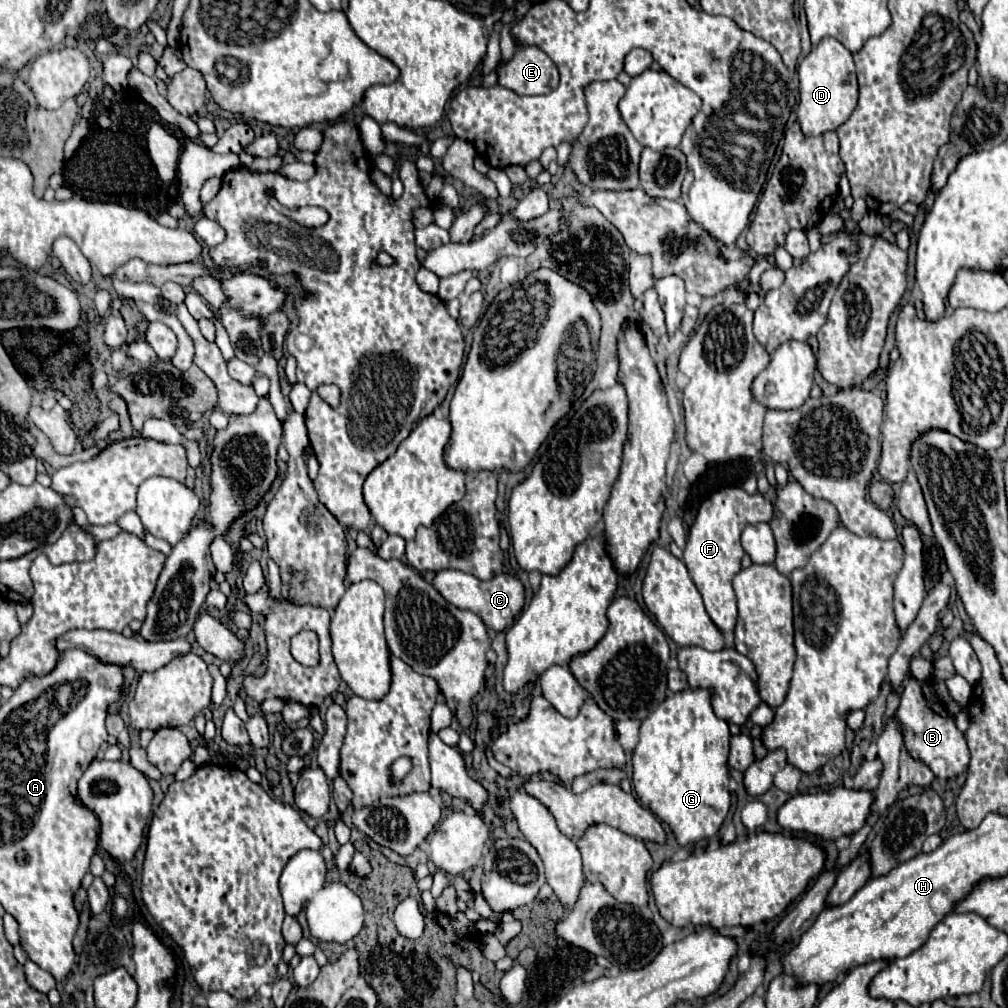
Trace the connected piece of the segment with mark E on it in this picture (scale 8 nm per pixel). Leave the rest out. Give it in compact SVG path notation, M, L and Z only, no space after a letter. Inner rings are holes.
M516 44L516 54L508 64L498 64L498 84L514 90L516 94L548 94L558 86L556 64L536 46Z

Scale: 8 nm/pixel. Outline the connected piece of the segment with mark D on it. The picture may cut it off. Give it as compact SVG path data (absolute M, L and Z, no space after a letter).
M824 38L816 50L812 50L800 62L800 104L798 104L798 124L806 136L818 136L828 130L842 126L856 108L858 102L858 82L854 74L852 54L834 38Z

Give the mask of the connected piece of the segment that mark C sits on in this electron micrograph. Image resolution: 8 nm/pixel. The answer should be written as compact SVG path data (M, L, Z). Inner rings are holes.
M444 570L444 572L438 572L432 580L434 588L454 606L462 608L462 610L470 610L474 614L478 614L484 624L496 632L502 632L508 622L514 620L514 616L522 610L524 606L524 586L518 578L510 576L510 574L498 574L496 578L484 582L484 580L478 580L474 578L472 574L466 574L466 572L460 572L460 570Z

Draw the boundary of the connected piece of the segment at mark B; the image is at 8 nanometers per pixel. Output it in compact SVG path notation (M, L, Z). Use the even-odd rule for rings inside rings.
M910 678L904 686L904 692L894 716L900 720L900 726L904 732L904 748L908 748L908 754L912 756L912 760L920 760L922 764L926 764L936 777L954 778L968 770L970 752L968 752L964 734L954 724L954 716L948 712L946 716L938 714L934 710L934 704L922 694L922 688L926 684L928 682L924 680Z

